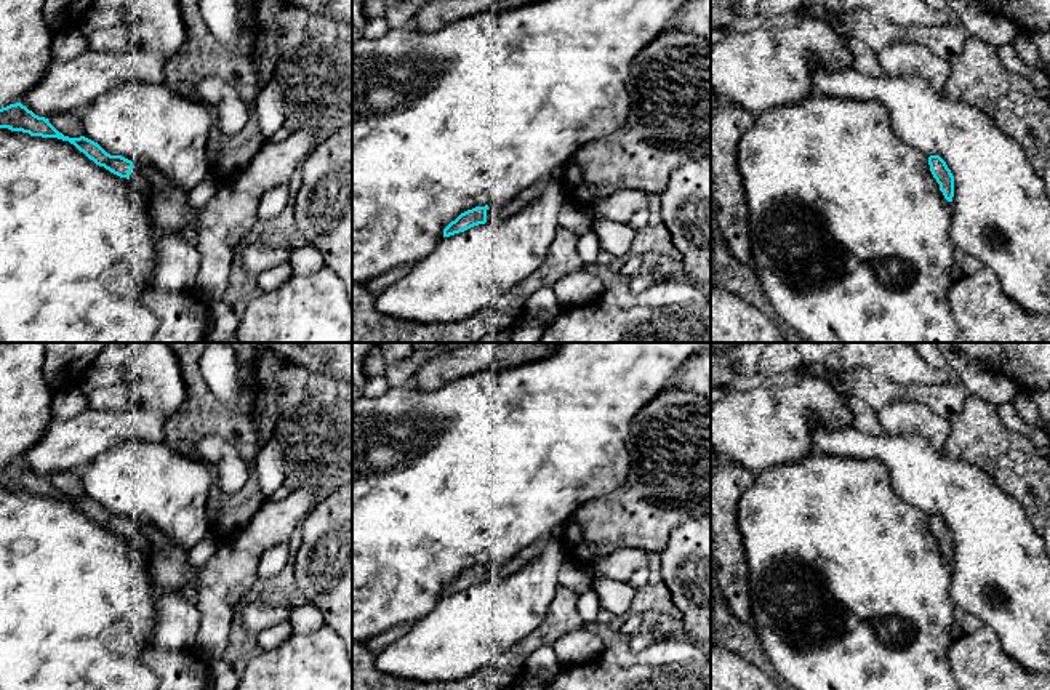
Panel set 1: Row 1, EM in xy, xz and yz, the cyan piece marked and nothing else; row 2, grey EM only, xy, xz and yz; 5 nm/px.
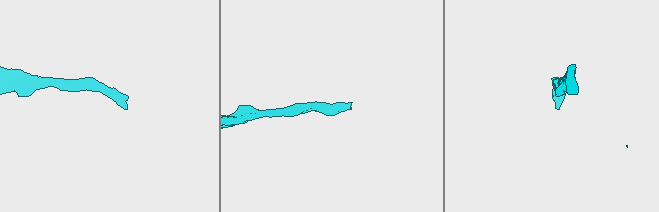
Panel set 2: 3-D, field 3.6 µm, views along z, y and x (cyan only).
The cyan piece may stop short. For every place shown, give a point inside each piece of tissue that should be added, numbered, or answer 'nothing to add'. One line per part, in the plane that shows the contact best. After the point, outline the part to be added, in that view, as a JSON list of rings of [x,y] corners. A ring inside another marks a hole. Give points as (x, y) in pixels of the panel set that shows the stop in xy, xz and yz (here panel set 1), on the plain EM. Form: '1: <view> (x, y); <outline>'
1: xy (167, 562); [[[133,520],[130,540],[136,554],[147,560],[147,570],[162,592],[179,596],[182,586],[197,586],[198,567],[187,560],[186,548],[171,541],[162,530],[147,524]]]

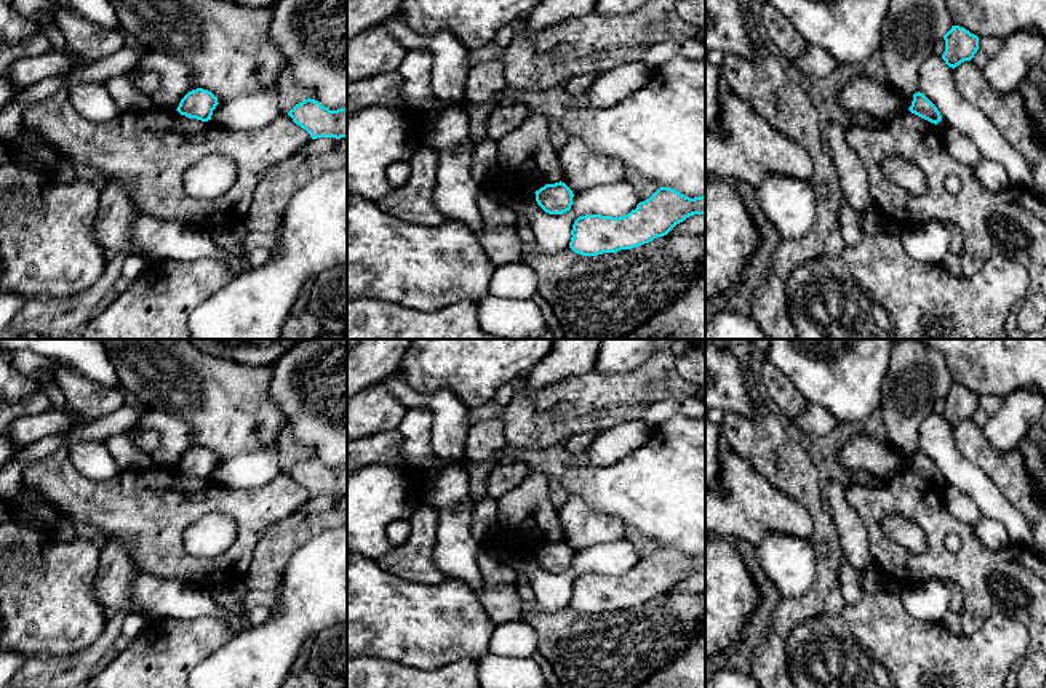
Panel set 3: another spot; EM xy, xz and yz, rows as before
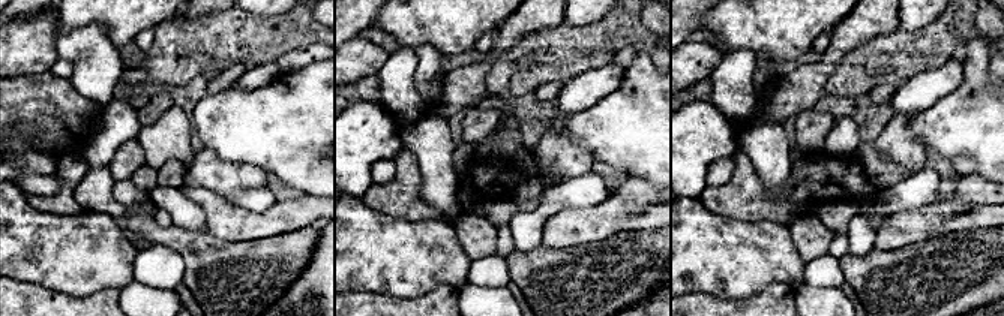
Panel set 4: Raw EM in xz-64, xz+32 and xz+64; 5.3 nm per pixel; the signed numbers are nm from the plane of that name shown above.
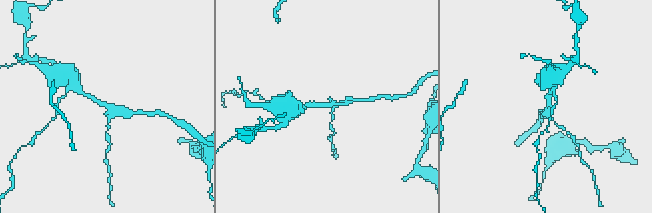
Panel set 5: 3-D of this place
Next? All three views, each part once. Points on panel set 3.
nothing to add

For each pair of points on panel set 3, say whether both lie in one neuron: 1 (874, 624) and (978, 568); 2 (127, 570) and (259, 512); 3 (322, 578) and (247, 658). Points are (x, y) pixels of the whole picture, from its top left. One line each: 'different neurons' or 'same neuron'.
1: different neurons
2: different neurons
3: same neuron

